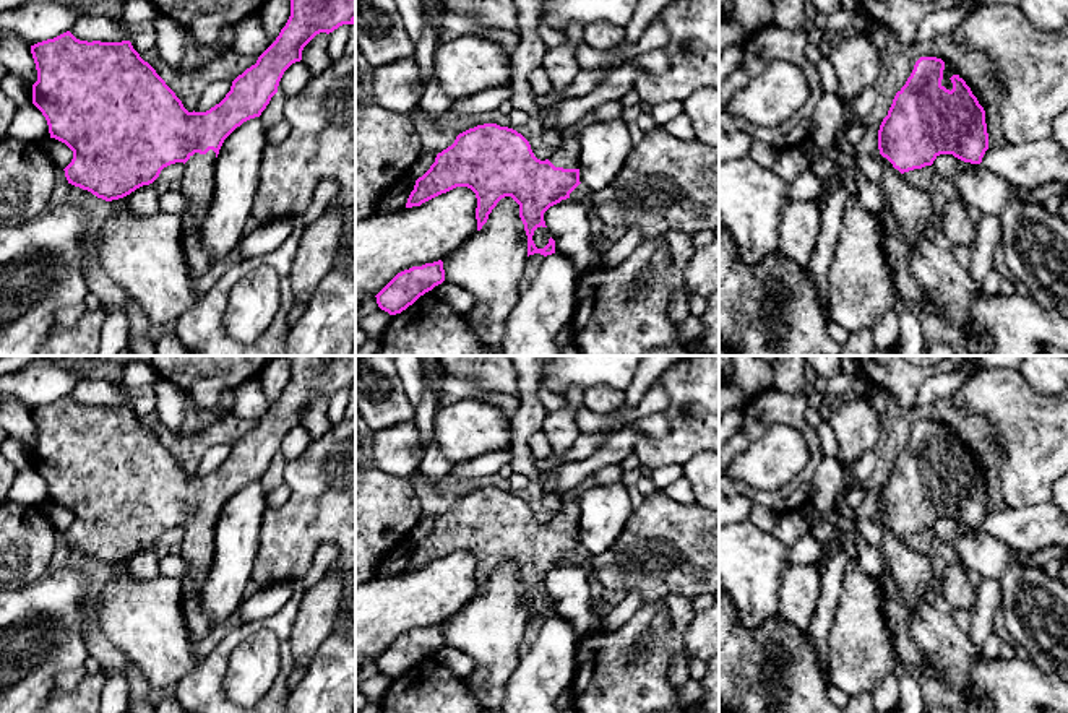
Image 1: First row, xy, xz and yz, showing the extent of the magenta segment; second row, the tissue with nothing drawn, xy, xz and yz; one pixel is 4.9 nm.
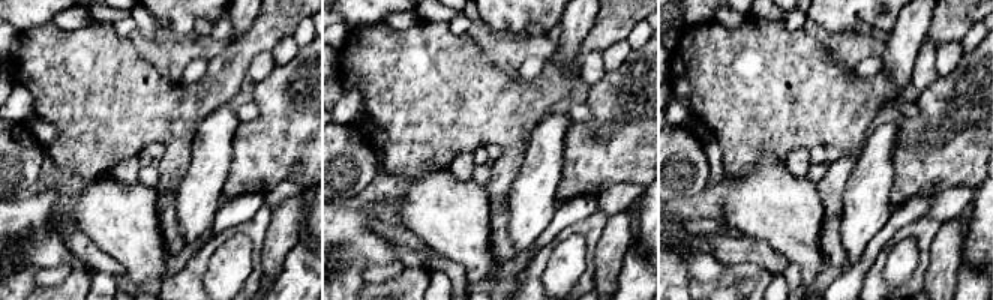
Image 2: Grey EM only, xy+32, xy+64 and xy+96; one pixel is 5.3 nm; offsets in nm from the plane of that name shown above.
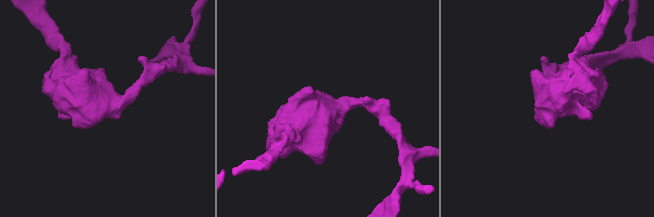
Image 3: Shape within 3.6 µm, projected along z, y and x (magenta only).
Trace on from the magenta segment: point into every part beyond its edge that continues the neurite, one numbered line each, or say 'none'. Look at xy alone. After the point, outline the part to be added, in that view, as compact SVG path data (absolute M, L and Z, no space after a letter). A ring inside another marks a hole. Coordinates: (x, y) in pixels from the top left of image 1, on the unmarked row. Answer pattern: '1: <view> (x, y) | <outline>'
1: xy (198, 546) | M190 520L185 526L180 557L185 562L182 580L182 606L187 630L193 643L200 643L211 630L201 603L201 586L209 573L216 551L216 523Z

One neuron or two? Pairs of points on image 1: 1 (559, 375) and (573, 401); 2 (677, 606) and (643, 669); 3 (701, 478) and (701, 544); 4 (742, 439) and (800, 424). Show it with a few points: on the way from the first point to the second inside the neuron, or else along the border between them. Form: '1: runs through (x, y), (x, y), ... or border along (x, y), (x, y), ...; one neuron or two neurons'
1: border along (585, 390), (572, 387), (565, 395); two neurons
2: runs through (677, 622), (674, 637), (658, 653); one neuron
3: border along (695, 501), (701, 507); two neurons
4: runs through (757, 424), (765, 416), (786, 416); one neuron

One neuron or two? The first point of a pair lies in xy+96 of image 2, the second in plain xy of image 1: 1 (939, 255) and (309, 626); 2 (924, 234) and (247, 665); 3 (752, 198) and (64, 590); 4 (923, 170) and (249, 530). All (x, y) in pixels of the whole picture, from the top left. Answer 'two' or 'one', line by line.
1: one
2: two
3: two
4: two

